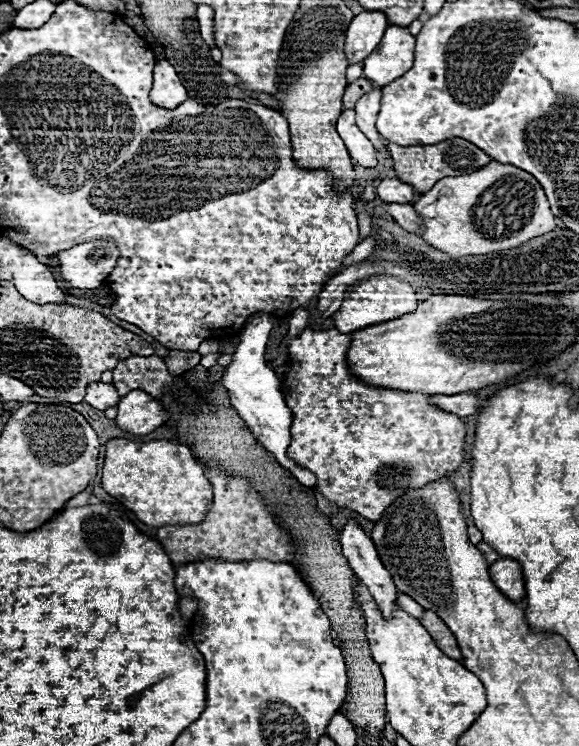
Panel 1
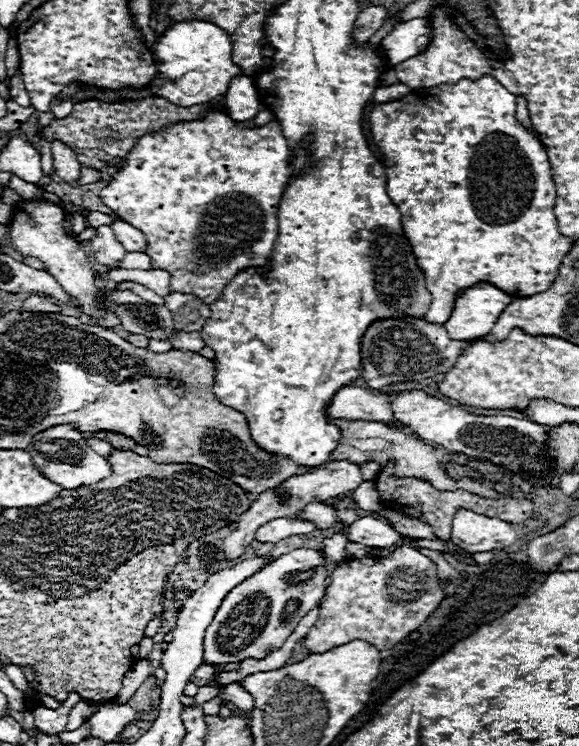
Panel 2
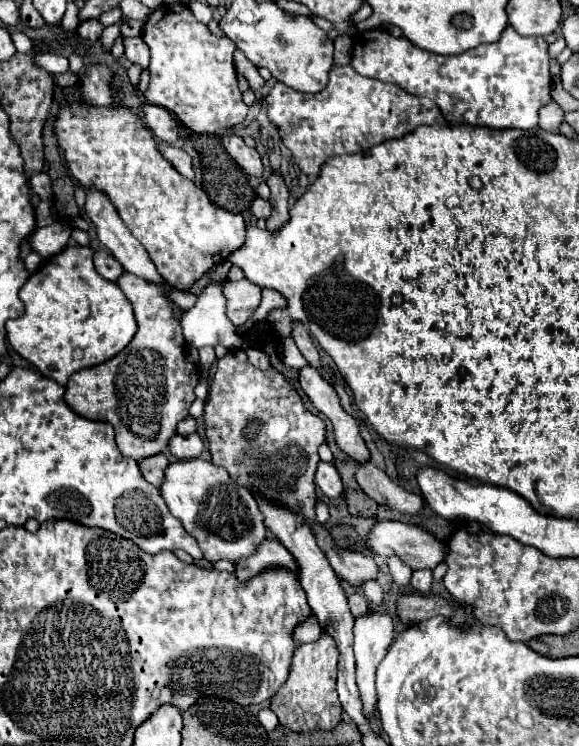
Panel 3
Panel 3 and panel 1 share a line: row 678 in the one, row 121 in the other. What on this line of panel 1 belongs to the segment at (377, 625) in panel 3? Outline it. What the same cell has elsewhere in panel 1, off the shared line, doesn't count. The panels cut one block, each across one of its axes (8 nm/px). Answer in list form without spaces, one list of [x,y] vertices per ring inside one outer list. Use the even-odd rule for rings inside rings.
[[[378,86],[372,88],[370,92],[366,92],[366,96],[362,96],[354,108],[356,110],[356,124],[370,140],[374,140],[374,146],[380,154],[390,156],[388,150],[384,148],[384,142],[380,140],[380,134],[376,132],[376,126],[374,126],[376,116],[380,112],[380,100],[382,100],[382,90]]]

